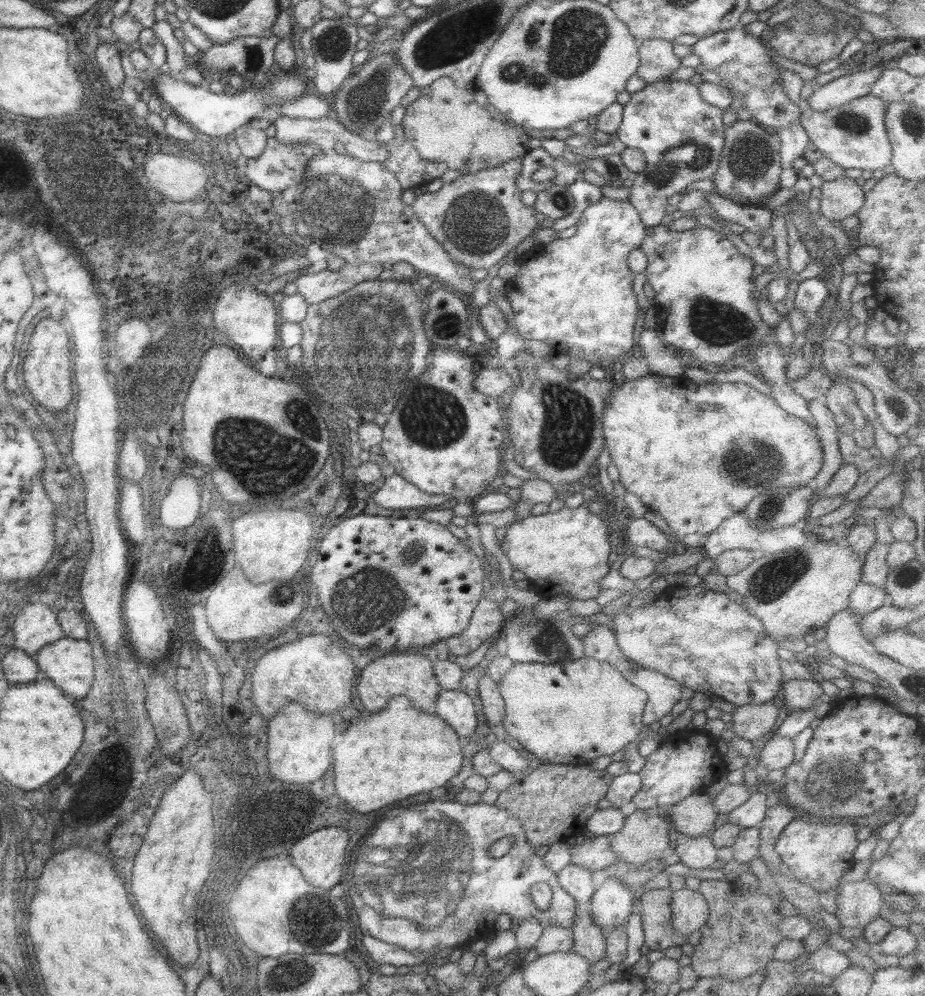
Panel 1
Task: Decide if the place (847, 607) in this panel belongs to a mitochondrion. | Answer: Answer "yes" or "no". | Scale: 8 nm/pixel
no

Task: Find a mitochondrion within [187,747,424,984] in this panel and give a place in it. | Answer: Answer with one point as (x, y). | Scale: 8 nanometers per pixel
(311, 923)

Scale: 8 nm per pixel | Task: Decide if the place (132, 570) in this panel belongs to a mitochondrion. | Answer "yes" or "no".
no

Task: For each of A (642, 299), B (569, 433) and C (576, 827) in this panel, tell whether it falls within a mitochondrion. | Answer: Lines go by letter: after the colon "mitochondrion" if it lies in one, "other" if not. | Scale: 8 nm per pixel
A: other
B: mitochondrion
C: other

